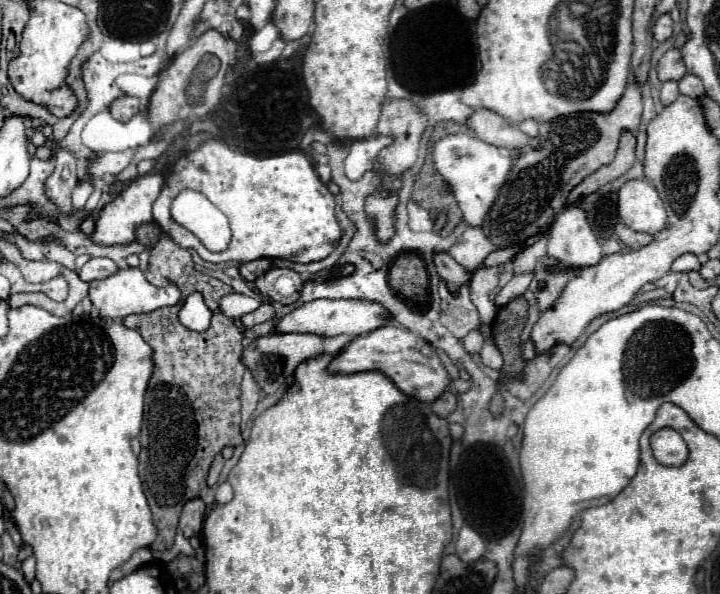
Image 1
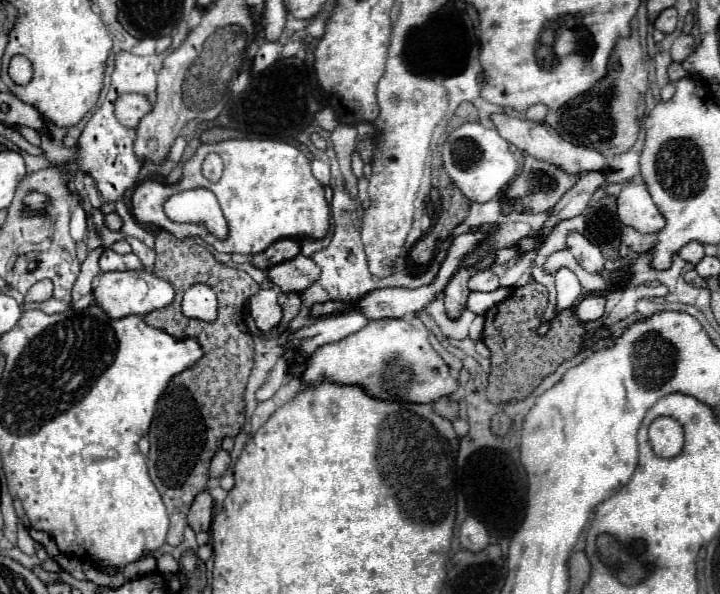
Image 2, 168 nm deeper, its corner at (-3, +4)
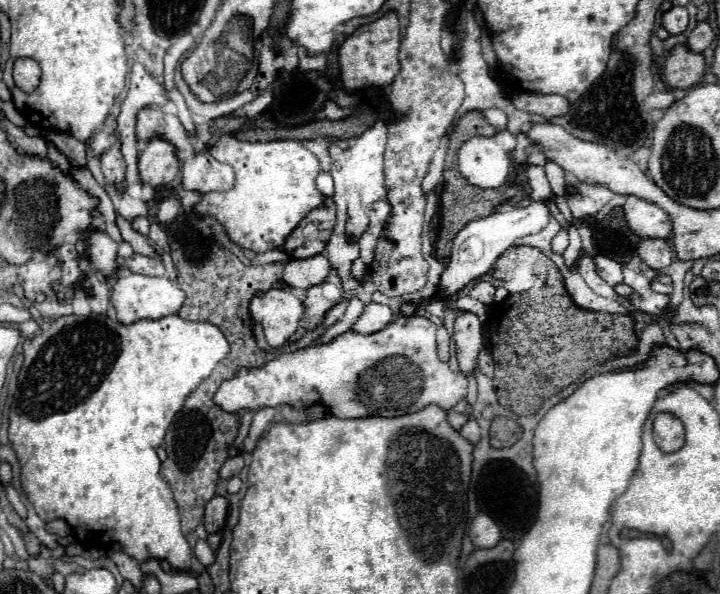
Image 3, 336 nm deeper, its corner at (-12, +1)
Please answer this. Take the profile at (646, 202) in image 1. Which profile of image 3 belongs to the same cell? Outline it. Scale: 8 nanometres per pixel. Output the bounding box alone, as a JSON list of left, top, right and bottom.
[624,195,672,239]

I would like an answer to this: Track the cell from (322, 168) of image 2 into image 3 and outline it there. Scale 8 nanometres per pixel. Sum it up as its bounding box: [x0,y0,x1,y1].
[316,173,334,197]

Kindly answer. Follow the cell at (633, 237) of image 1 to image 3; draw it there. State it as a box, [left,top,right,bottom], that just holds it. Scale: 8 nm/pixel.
[638,239,672,271]

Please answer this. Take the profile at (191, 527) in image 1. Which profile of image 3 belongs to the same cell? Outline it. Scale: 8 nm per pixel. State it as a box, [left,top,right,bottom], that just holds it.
[204,495,228,533]

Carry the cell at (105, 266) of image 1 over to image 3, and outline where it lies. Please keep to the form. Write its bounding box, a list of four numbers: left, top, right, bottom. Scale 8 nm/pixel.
[126,255,166,277]

